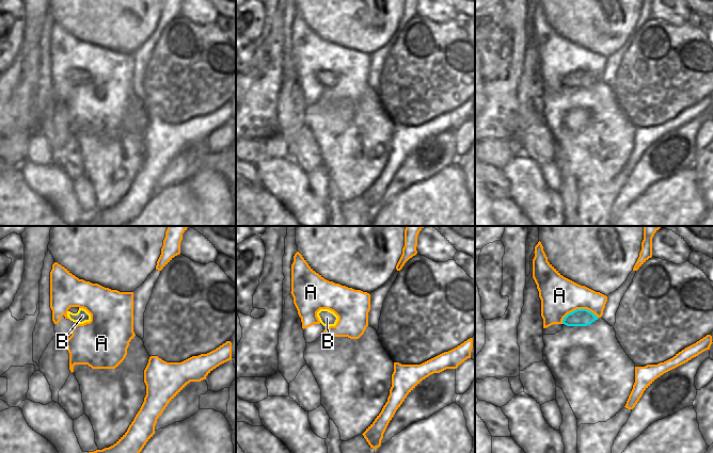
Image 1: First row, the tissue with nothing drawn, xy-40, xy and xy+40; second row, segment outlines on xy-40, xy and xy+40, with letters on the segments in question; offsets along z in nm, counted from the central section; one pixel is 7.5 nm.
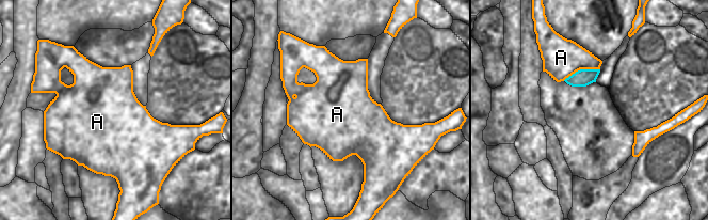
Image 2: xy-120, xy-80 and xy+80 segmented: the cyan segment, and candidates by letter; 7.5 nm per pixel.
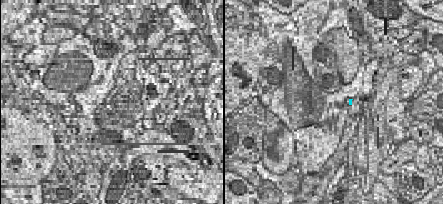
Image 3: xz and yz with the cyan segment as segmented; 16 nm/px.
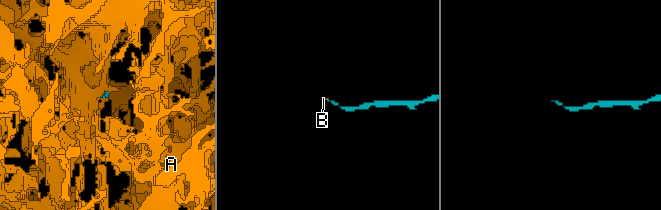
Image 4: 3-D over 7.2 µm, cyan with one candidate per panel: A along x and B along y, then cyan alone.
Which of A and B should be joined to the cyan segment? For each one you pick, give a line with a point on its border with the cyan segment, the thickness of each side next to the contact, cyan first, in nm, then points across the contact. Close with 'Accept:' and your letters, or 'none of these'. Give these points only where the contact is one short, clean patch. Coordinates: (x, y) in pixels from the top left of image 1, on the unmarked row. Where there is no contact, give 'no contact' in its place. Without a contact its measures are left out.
B: no contact
Accept: B

